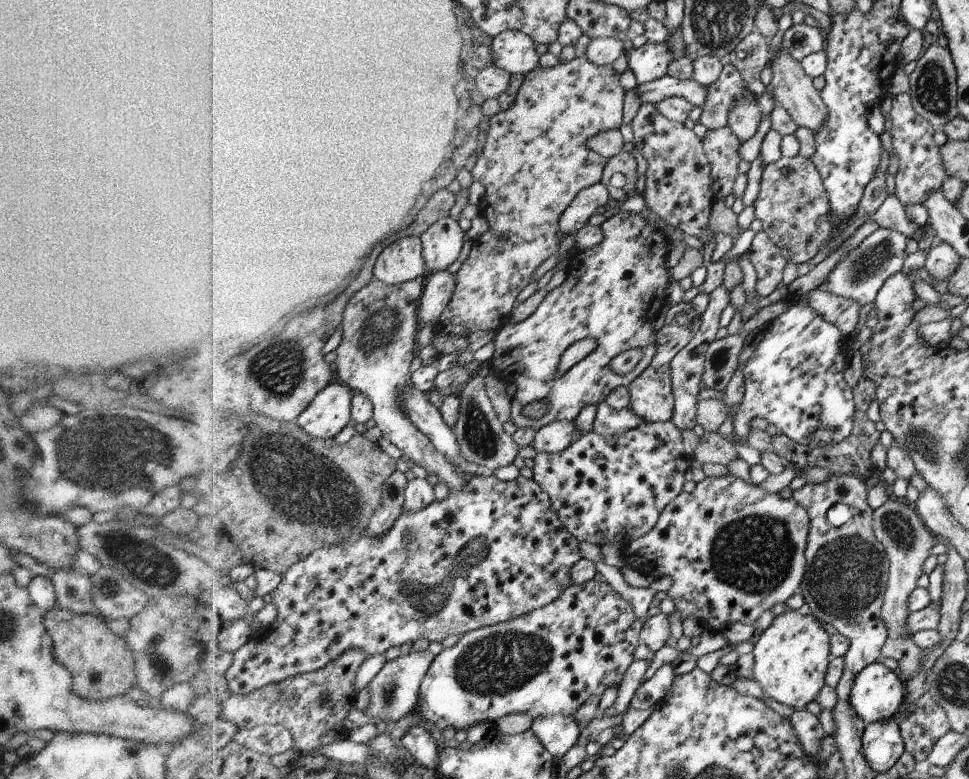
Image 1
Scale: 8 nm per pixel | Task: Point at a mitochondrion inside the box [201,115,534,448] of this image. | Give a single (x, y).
(282, 376)

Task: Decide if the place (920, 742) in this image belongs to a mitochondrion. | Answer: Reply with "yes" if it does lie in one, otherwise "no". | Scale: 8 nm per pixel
no

